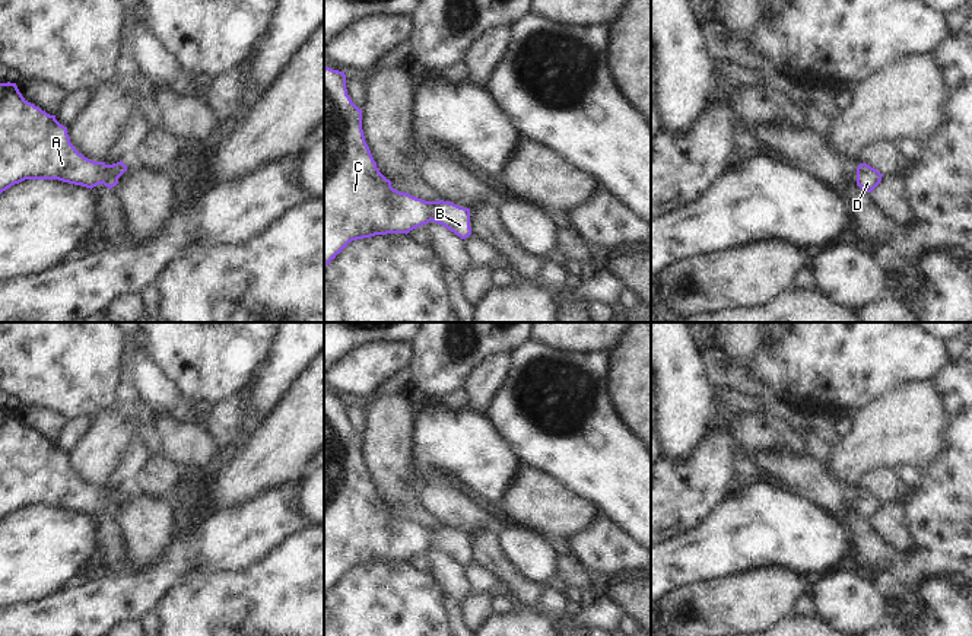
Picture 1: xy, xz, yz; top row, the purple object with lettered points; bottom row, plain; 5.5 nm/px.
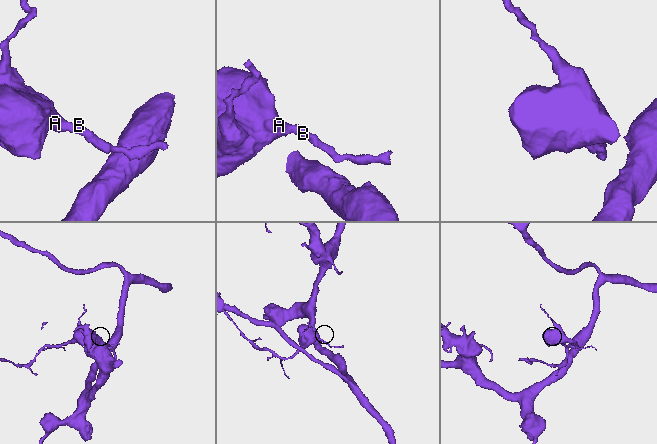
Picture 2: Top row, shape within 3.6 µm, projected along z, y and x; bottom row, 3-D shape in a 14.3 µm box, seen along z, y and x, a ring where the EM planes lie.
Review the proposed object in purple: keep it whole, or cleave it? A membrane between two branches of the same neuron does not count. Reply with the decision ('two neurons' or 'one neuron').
one neuron

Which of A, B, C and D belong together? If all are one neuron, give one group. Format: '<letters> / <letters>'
A B C D

